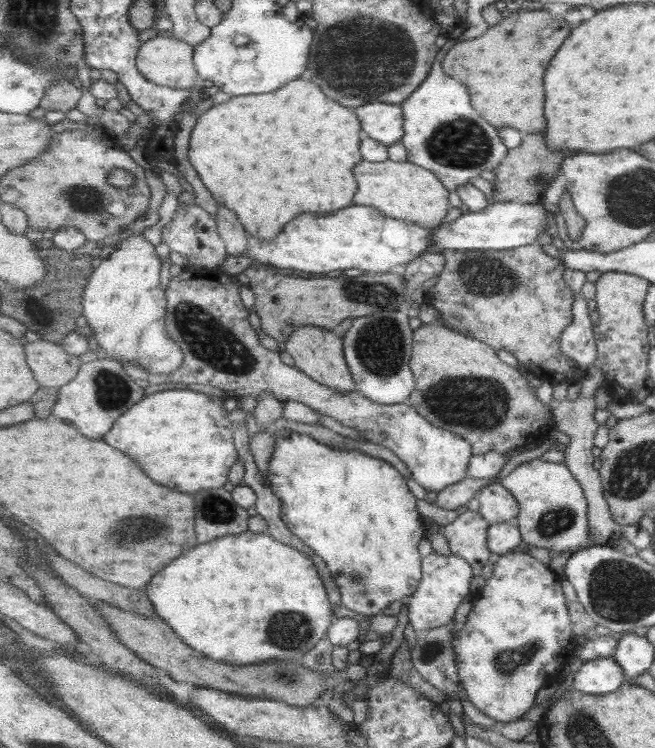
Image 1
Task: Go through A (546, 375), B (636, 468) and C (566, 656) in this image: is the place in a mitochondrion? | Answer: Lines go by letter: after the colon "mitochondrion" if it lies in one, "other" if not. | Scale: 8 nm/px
A: other
B: mitochondrion
C: other

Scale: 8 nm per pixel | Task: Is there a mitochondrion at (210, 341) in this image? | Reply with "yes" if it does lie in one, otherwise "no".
yes

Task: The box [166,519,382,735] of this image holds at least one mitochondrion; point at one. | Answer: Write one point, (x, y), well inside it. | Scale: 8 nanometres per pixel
(298, 630)

